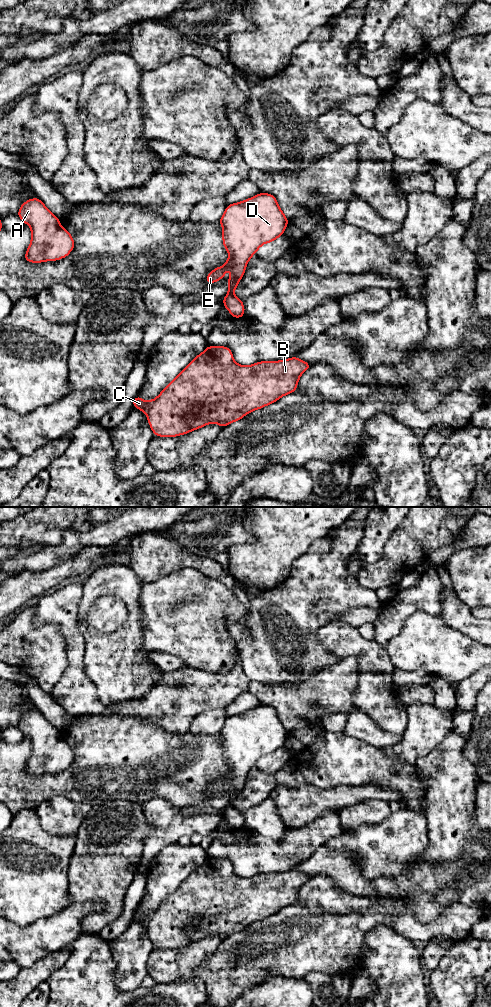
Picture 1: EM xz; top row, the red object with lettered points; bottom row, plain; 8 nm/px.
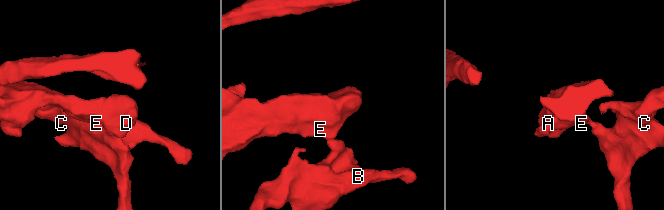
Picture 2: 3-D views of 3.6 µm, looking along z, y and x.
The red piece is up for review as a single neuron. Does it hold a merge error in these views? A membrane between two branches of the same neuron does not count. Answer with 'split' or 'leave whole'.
split

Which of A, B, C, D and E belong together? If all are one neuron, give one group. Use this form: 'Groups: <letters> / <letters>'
Groups: A D E / B C

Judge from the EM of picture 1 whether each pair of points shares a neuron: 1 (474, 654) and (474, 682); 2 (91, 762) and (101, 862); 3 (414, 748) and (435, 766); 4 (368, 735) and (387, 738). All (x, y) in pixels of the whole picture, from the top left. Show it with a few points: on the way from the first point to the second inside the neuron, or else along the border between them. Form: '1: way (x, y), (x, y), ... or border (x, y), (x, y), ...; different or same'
1: border (480, 668), (459, 683); different
2: border (118, 800), (107, 800), (91, 807); different
3: border (441, 741), (434, 749), (421, 755), (415, 764); different
4: way (373, 735), (382, 738); same

